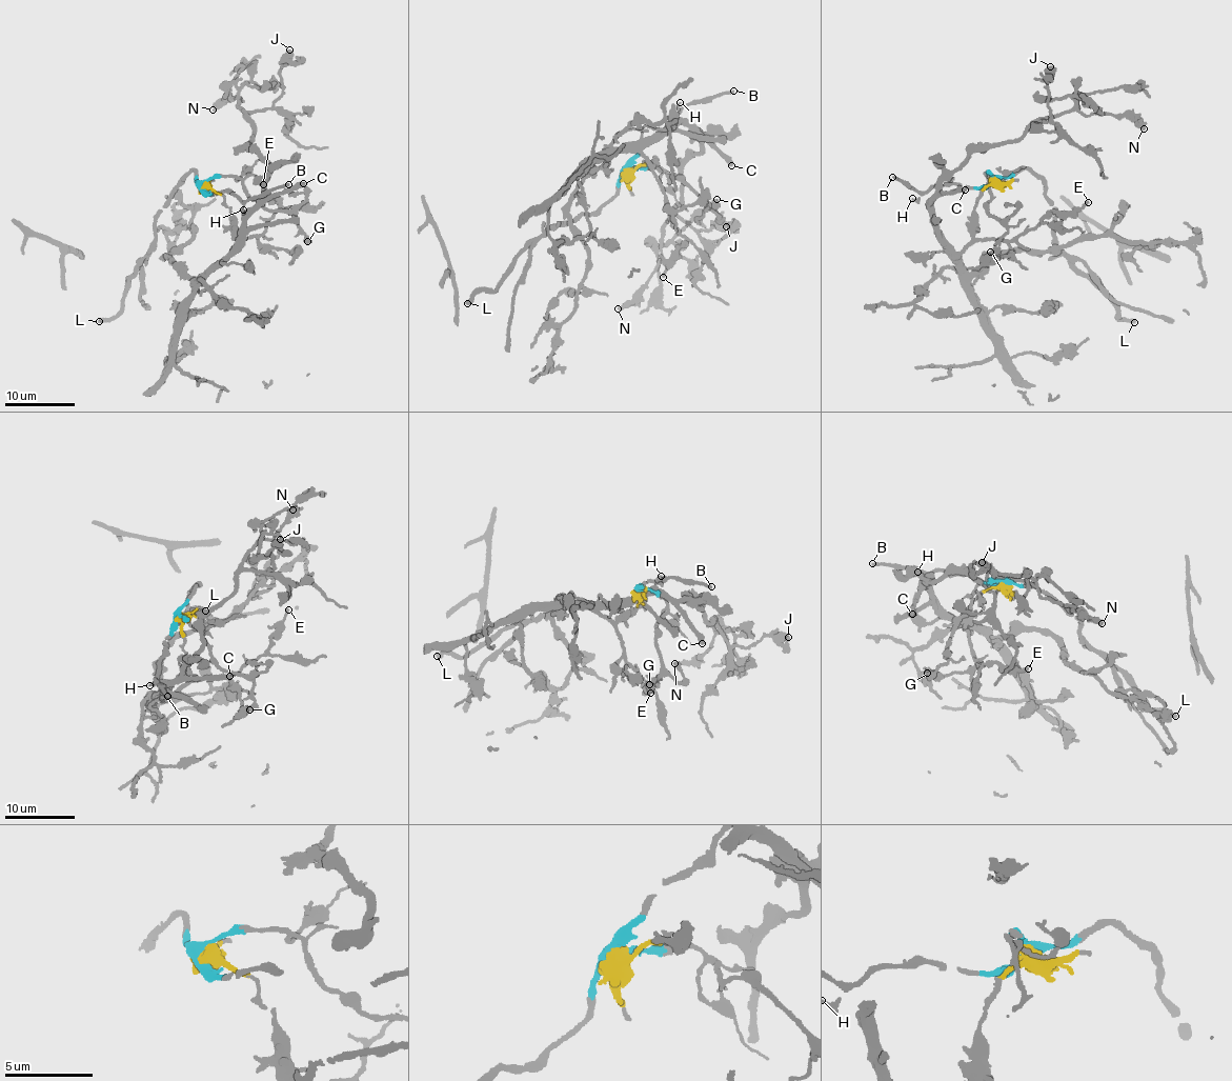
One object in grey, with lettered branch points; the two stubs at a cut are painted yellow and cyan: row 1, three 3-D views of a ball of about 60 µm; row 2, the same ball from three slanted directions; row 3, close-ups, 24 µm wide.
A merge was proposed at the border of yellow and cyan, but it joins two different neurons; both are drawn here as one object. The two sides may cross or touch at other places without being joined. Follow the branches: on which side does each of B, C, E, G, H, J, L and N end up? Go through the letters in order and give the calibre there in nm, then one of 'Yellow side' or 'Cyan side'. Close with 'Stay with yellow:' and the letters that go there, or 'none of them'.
B: Thickness 240 nm. Cyan side
C: Thickness 440 nm. Yellow side
E: Thickness 200 nm. Yellow side
G: Thickness 600 nm. Cyan side
H: Thickness 150 nm. Cyan side
J: Thickness 650 nm. Yellow side
L: Thickness 420 nm. Cyan side
N: Thickness 300 nm. Yellow side
Stay with yellow: C, E, J, N

